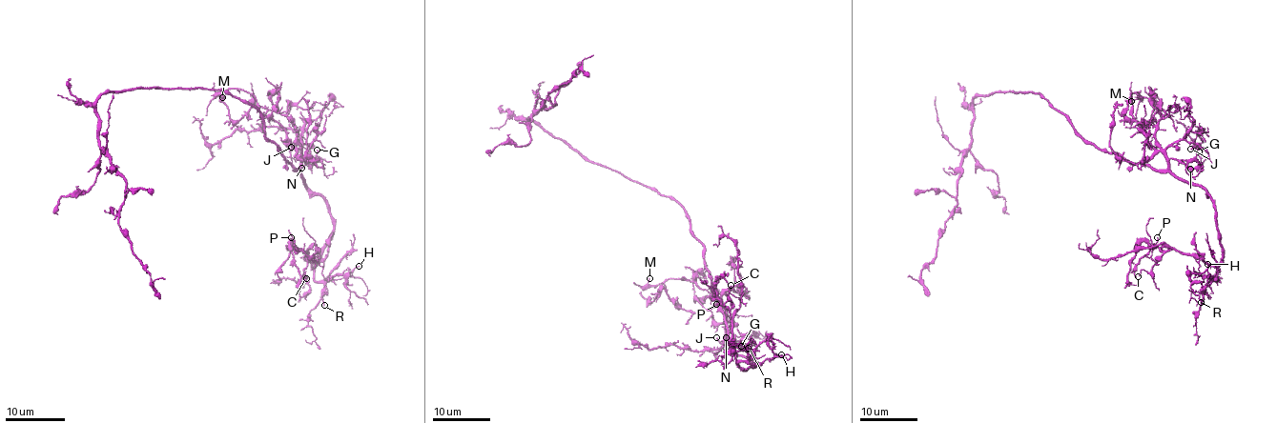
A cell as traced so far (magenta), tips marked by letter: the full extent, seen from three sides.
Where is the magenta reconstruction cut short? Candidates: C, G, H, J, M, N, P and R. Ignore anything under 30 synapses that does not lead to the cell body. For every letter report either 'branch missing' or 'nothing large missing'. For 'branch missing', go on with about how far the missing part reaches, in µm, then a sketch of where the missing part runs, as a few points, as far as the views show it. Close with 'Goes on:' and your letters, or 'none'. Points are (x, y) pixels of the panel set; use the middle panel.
C: nothing large missing
G: nothing large missing
H: nothing large missing
J: branch missing; missing 10 µm; course (716, 337), (696, 339), (683, 354), (669, 349)
M: nothing large missing
N: nothing large missing
P: nothing large missing
R: nothing large missing
Goes on: J

